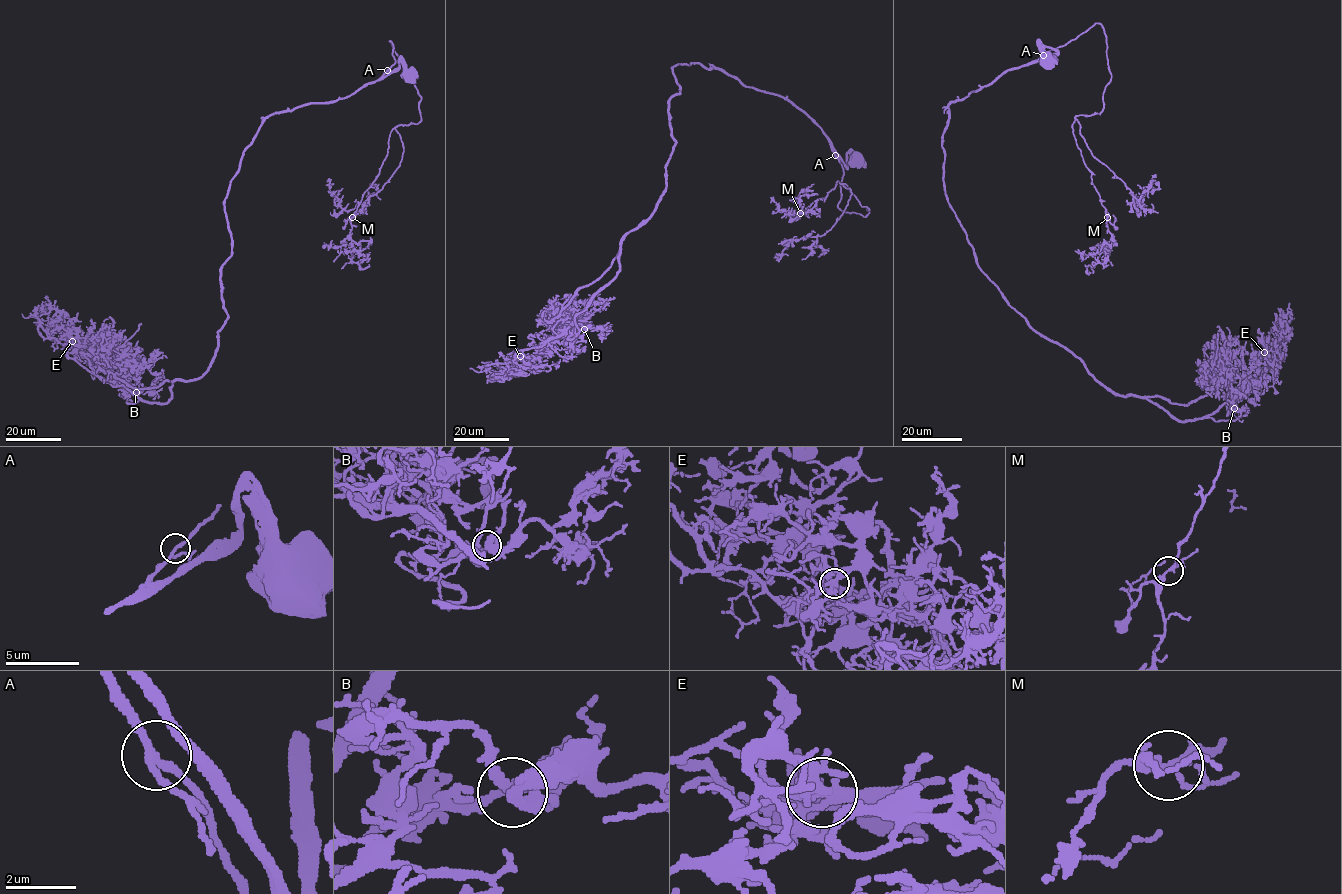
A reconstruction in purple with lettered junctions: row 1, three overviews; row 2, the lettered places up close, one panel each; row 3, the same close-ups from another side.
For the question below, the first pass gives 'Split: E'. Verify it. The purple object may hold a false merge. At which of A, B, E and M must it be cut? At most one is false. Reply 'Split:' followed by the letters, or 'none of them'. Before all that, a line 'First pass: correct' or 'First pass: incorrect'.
First pass: incorrect
Split: none of them

